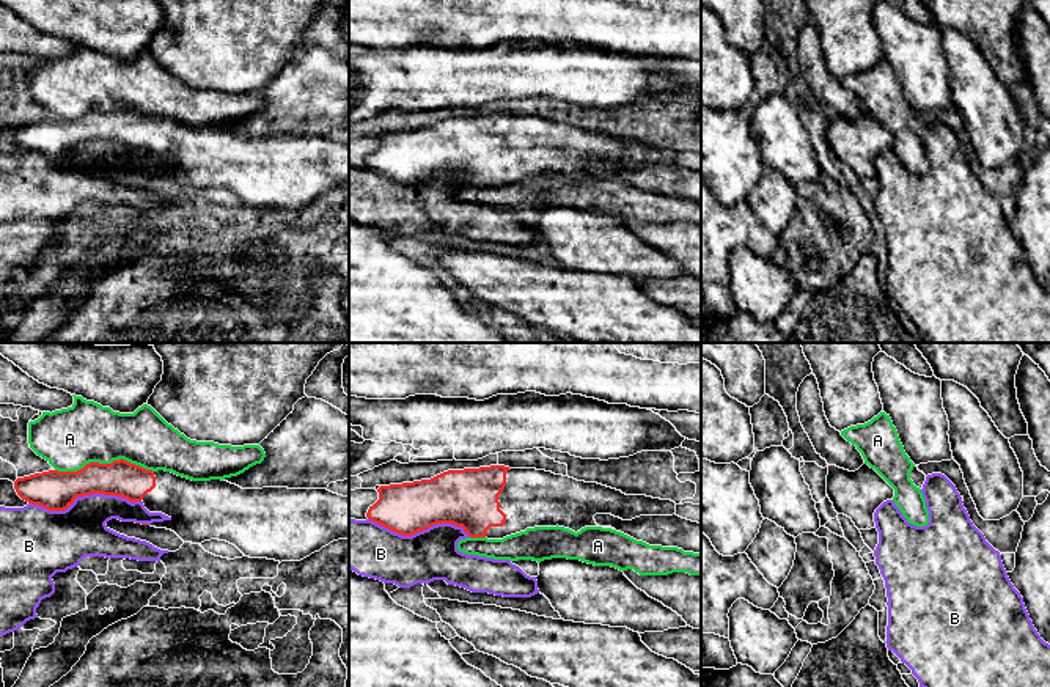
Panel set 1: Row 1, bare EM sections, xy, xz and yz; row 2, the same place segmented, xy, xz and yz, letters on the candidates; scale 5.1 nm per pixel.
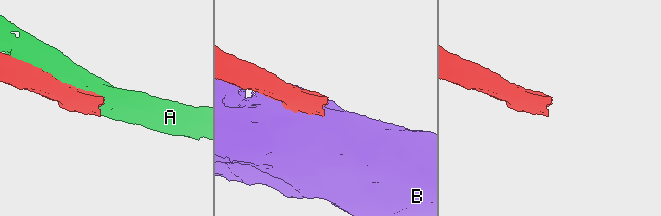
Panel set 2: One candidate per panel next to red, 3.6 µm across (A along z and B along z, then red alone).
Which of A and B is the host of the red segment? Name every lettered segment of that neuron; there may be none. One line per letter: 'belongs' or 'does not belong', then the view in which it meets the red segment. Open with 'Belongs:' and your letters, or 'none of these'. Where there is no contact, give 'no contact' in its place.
Belongs: none of these
A: does not belong; meets red in xy
B: does not belong; meets red in xy

